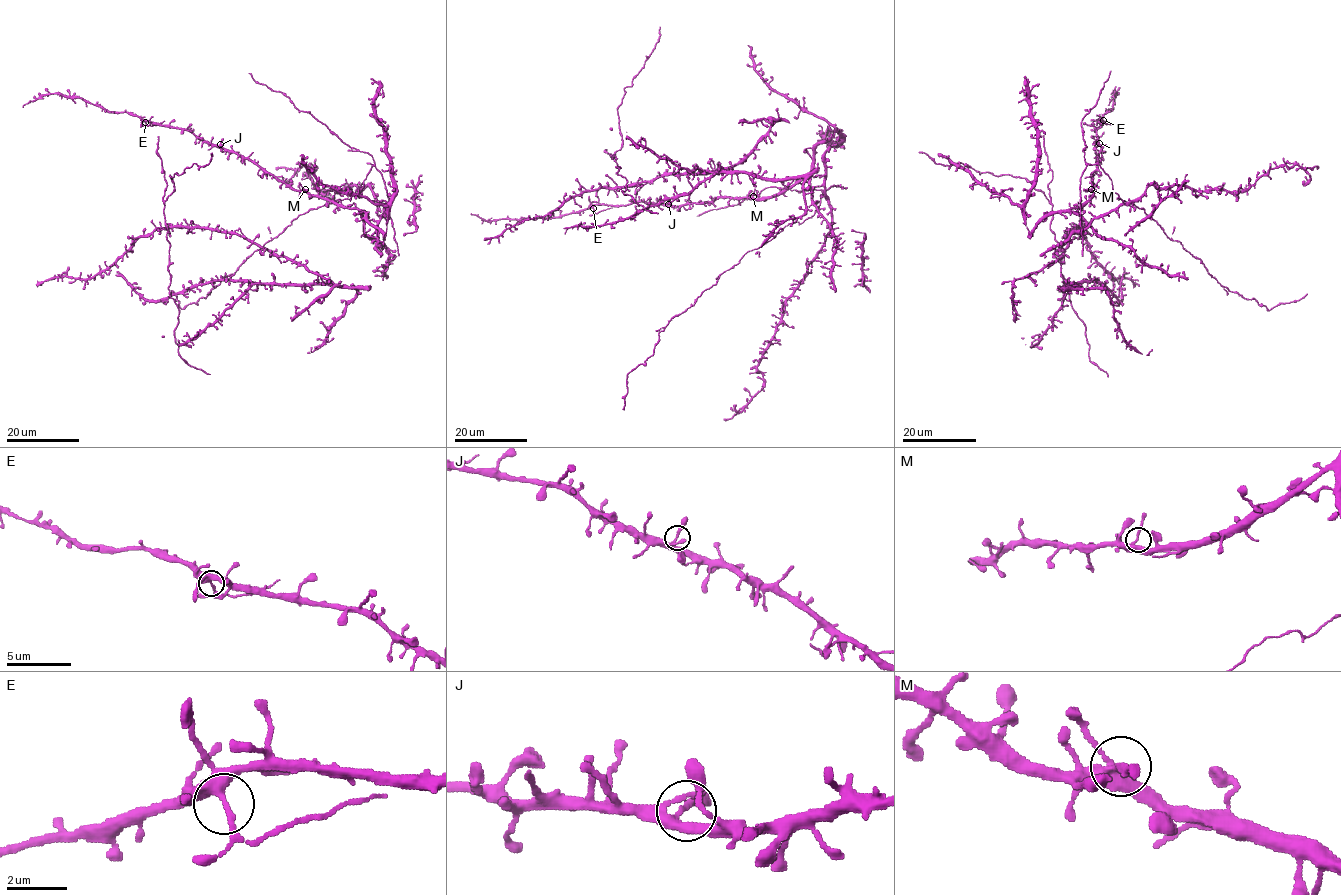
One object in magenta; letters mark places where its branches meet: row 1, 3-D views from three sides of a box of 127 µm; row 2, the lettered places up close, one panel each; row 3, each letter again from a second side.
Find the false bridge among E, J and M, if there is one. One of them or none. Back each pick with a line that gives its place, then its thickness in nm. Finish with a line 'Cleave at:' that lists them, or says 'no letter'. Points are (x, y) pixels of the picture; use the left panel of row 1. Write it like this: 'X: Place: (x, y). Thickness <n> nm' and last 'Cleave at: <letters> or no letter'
E: Place: (145, 122). Thickness 260 nm
Cleave at: E

